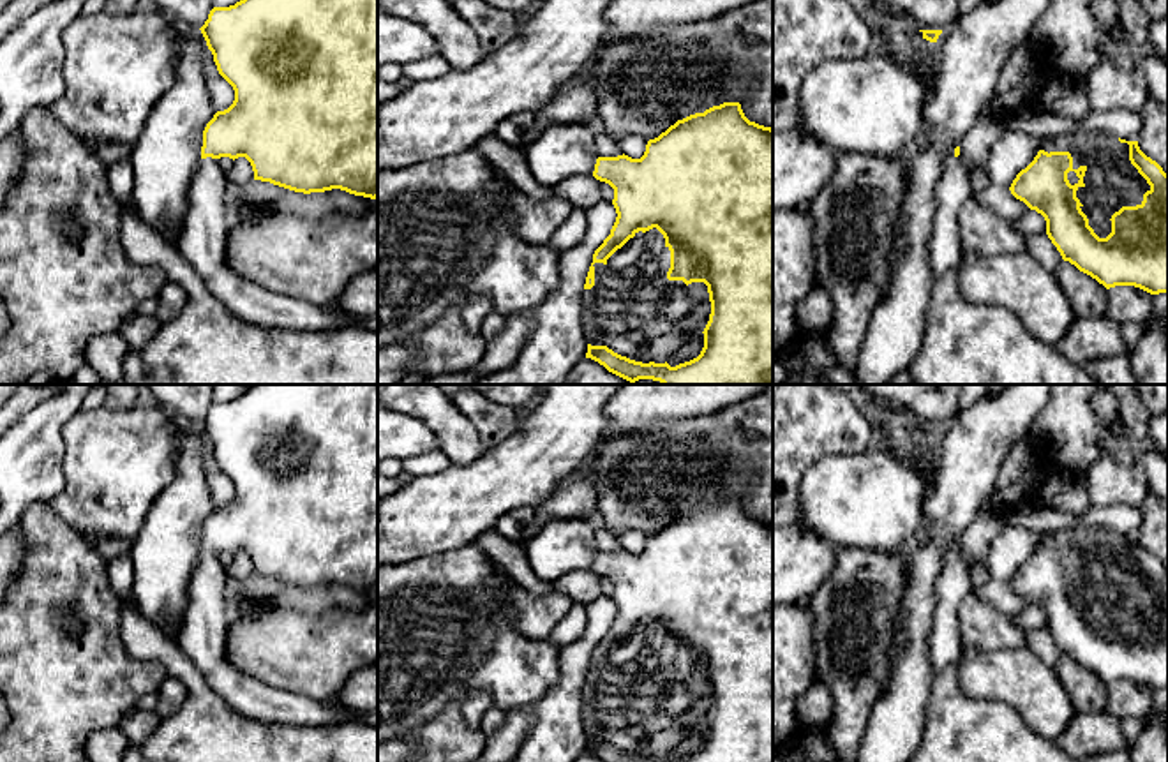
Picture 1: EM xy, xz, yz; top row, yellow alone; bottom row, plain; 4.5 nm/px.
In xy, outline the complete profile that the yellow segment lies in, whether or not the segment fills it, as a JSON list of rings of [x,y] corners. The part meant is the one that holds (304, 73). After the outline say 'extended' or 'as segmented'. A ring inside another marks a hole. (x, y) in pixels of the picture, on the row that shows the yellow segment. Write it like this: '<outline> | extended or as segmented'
[[[240,0],[229,7],[213,7],[208,19],[199,28],[208,49],[213,55],[219,74],[233,86],[235,101],[224,109],[217,111],[213,118],[206,123],[203,131],[201,146],[201,166],[194,175],[189,189],[191,208],[185,215],[182,235],[176,240],[176,249],[180,254],[194,266],[199,279],[205,282],[206,289],[236,318],[249,325],[261,328],[281,328],[281,330],[298,330],[298,332],[321,332],[321,330],[339,330],[353,325],[362,325],[362,319],[348,319],[333,305],[314,305],[289,295],[281,295],[270,291],[259,284],[245,280],[236,273],[226,258],[228,233],[235,224],[233,217],[233,192],[229,190],[226,173],[221,169],[217,161],[221,157],[238,159],[245,157],[254,171],[254,180],[270,182],[273,185],[295,190],[295,192],[325,192],[332,189],[341,189],[355,196],[378,198],[378,0]]] | extended

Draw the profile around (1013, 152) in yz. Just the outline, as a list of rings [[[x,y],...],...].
[[[1006,132],[999,138],[992,145],[986,162],[990,185],[983,192],[974,192],[972,198],[1007,220],[1030,210],[1011,194],[1009,187],[1016,175],[1034,161],[1037,152],[1044,150],[1044,143],[1046,138],[1023,132]]]

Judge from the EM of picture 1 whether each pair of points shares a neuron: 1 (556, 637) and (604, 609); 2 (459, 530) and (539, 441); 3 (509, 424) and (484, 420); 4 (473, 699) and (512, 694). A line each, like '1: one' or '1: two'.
1: two
2: one
3: one
4: two

